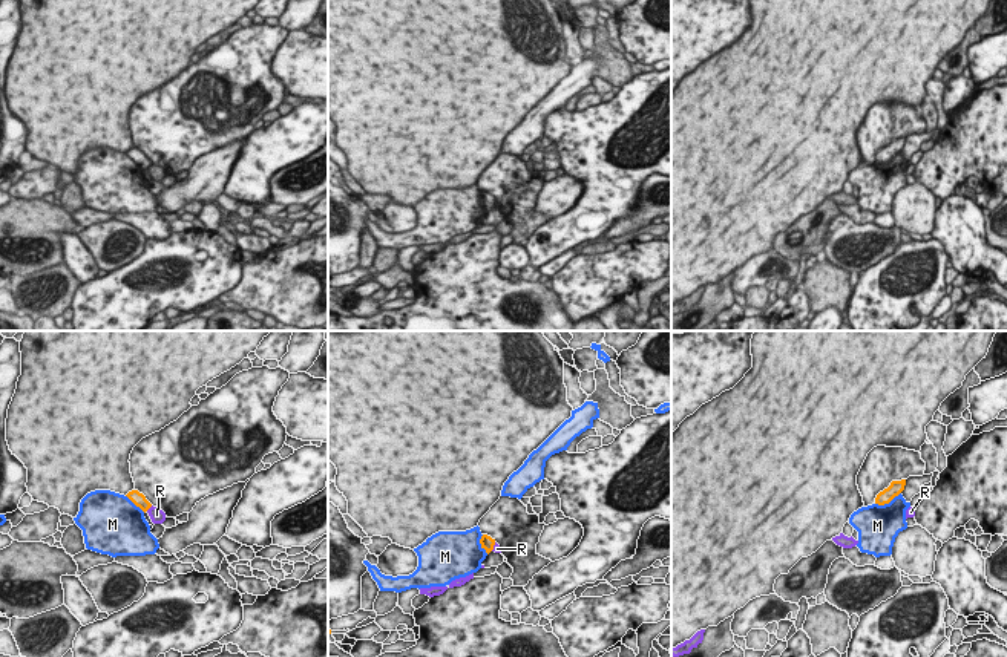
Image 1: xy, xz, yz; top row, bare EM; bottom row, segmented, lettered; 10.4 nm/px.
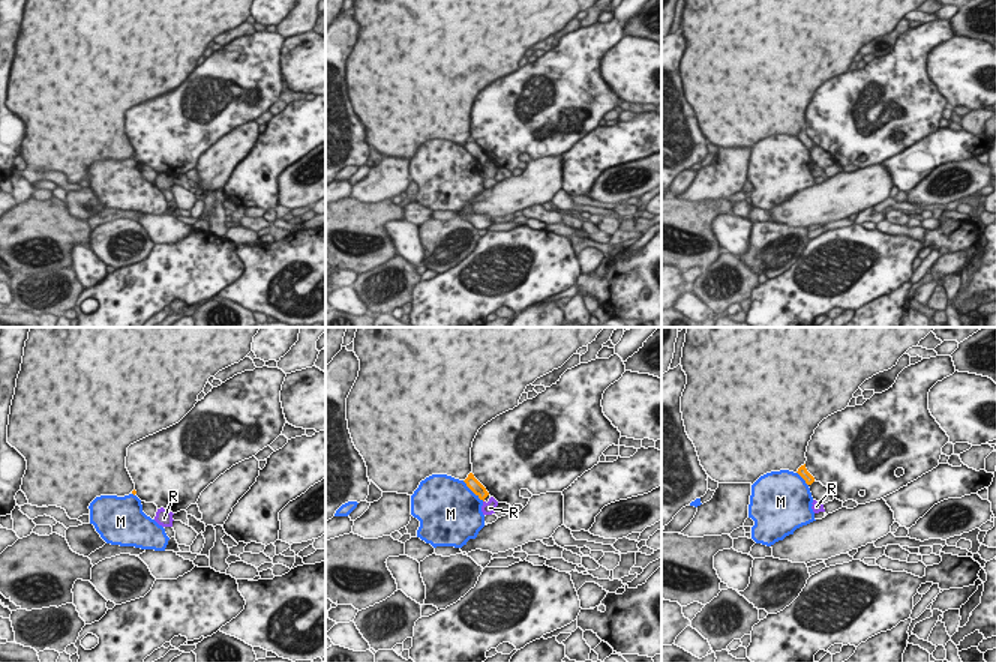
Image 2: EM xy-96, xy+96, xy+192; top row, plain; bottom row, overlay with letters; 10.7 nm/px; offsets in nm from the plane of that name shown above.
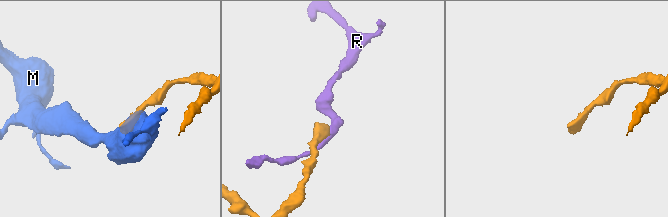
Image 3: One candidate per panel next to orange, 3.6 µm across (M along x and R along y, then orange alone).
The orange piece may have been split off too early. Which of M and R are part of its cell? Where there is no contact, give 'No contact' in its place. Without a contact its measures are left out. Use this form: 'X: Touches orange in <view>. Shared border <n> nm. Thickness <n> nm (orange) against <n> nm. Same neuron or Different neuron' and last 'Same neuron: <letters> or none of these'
M: Touches orange in yz. Shared border 300 nm. Thickness 140 nm (orange) against 420 nm. Different neuron
R: Touches orange in xy. Shared border 100 nm. Thickness 140 nm (orange) against 160 nm. Different neuron
Same neuron: none of these.

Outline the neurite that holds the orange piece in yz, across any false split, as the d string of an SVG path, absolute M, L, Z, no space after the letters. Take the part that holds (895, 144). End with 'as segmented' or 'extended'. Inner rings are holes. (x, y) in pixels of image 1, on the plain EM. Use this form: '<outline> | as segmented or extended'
M906 136L892 138L887 145L884 145L877 152L875 161L878 162L889 161L895 153L898 153L904 147L904 142L906 142Z | as segmented

